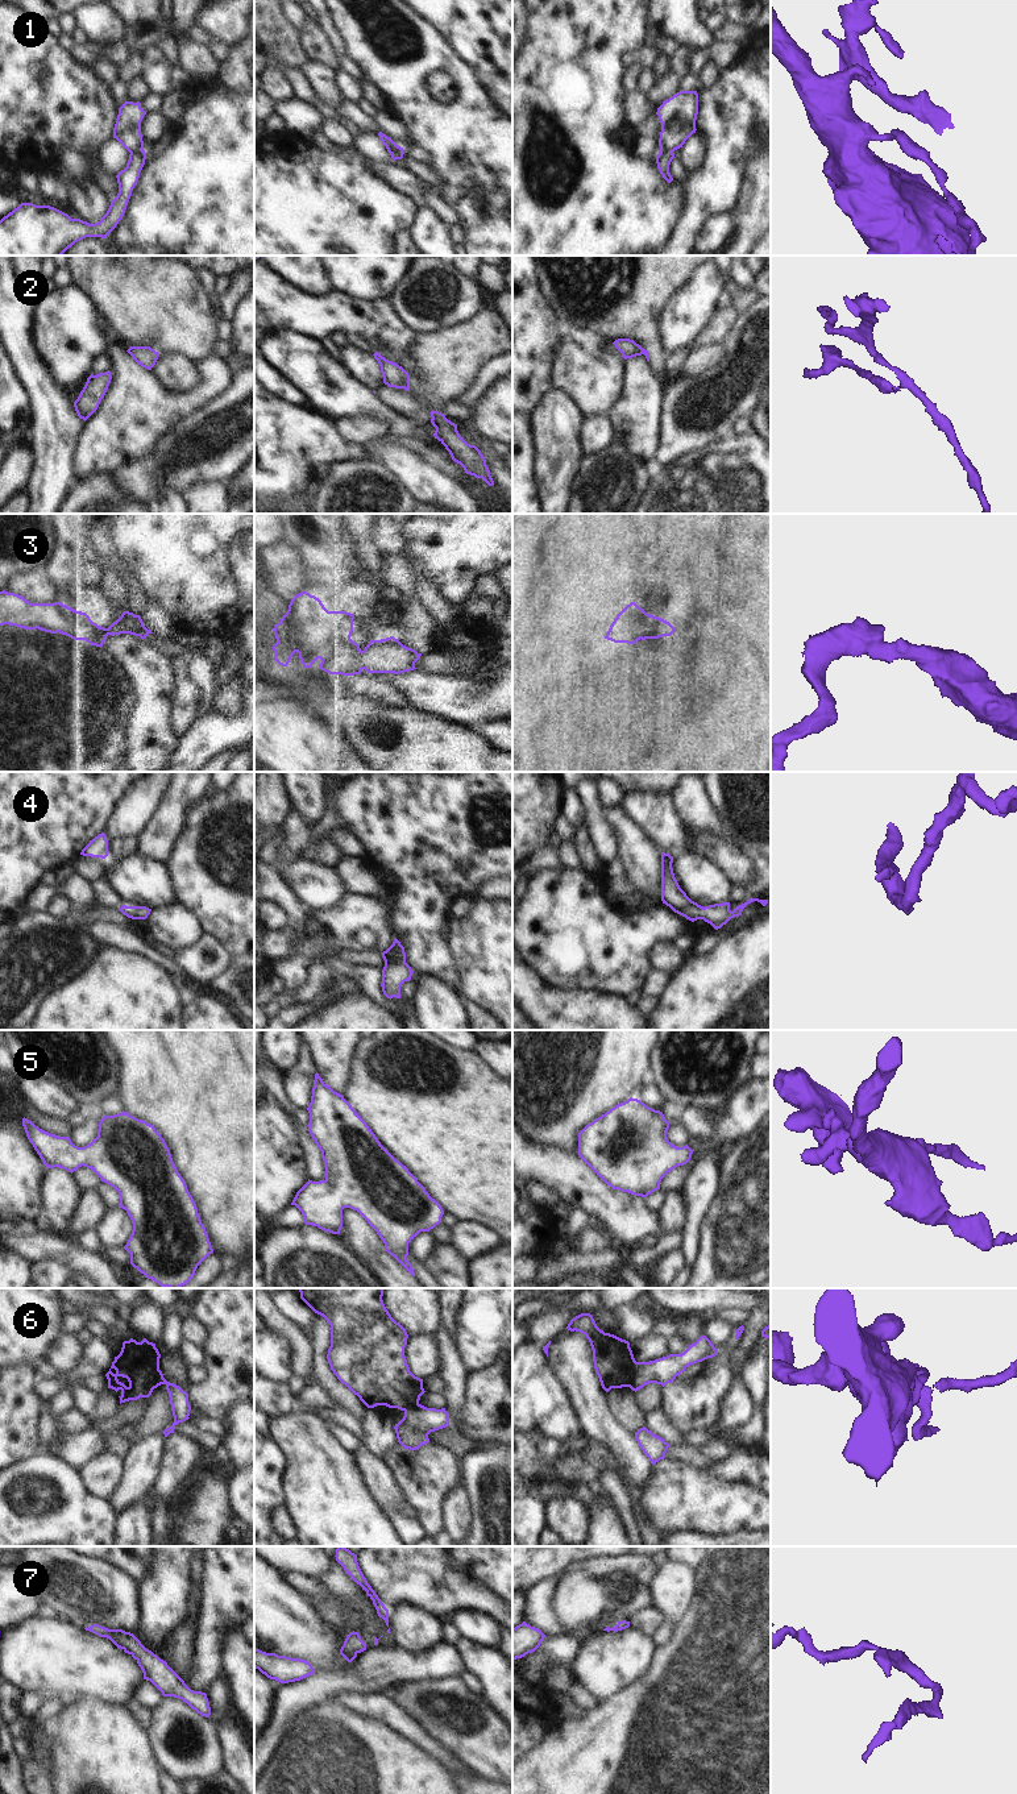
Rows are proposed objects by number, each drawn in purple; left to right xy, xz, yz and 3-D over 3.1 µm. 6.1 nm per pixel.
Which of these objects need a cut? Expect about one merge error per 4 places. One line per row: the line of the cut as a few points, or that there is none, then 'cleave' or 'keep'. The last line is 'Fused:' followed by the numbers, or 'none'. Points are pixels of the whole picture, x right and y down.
1: cut yz (672, 150), (660, 152); cleave
2: cut yz (642, 349), (644, 353); cleave
3: cut xz (349, 638), (344, 642), (333, 642), (318, 657); cleave
4: cut none; keep
5: cut none; keep
6: cut yz (635, 1361), (629, 1386); cleave
7: cut none; keep
Fused: 1, 2, 3, 6

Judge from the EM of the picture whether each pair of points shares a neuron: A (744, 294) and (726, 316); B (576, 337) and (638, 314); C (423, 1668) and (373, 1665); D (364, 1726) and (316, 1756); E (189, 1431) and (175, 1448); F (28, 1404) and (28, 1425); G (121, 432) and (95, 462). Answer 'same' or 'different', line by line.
A: different
B: different
C: same
D: same
E: different
F: same
G: same

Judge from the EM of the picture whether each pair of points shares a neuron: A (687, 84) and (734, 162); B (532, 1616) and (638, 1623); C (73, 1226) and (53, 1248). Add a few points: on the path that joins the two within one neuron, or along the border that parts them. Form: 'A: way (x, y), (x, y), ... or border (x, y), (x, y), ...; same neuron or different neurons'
A: border (702, 87), (697, 91); different neurons
B: border (652, 1607), (639, 1610), (629, 1620); different neurons
C: border (58, 1232), (75, 1240); different neurons

